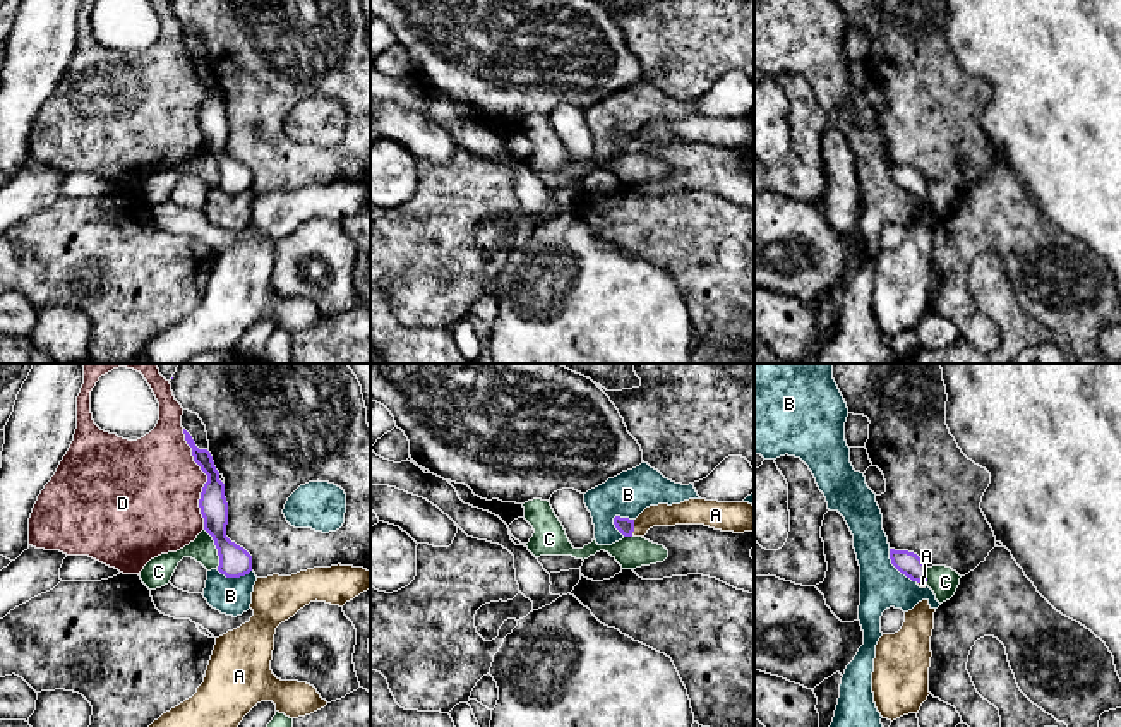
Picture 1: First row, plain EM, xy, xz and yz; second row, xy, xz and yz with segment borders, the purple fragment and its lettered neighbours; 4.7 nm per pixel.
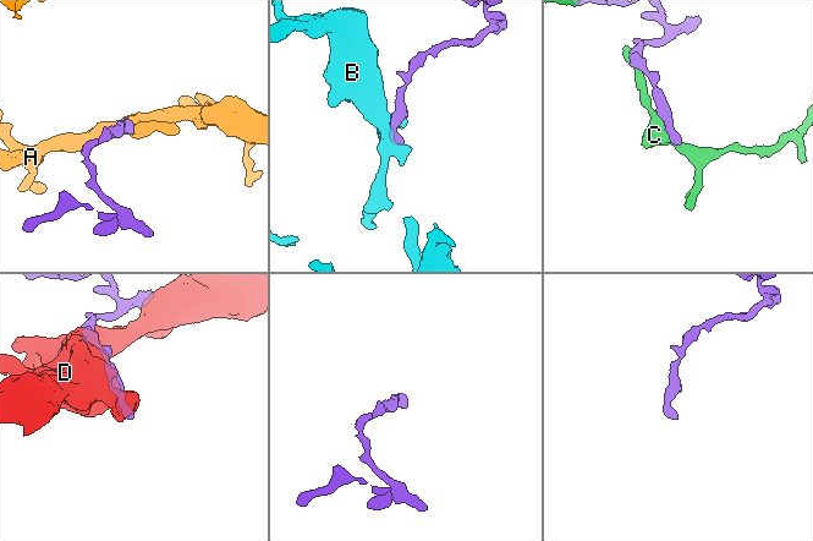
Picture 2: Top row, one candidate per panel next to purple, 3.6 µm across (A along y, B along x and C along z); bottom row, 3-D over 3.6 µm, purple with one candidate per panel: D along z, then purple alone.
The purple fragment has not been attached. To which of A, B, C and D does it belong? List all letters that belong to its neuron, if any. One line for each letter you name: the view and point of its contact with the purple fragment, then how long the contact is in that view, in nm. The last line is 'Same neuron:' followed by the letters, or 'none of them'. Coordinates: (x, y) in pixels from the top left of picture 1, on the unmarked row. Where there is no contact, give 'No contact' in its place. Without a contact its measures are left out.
A: Touches purple at xz (633, 143). Shared border 70 nm
Same neuron: A

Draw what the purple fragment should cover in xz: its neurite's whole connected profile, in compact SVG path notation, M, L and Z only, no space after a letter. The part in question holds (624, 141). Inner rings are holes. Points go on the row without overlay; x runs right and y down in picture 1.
M689 115L680 120L646 123L636 135L614 134L624 153L644 153L653 142L704 141L722 147L754 147L754 122L749 118L718 118Z

